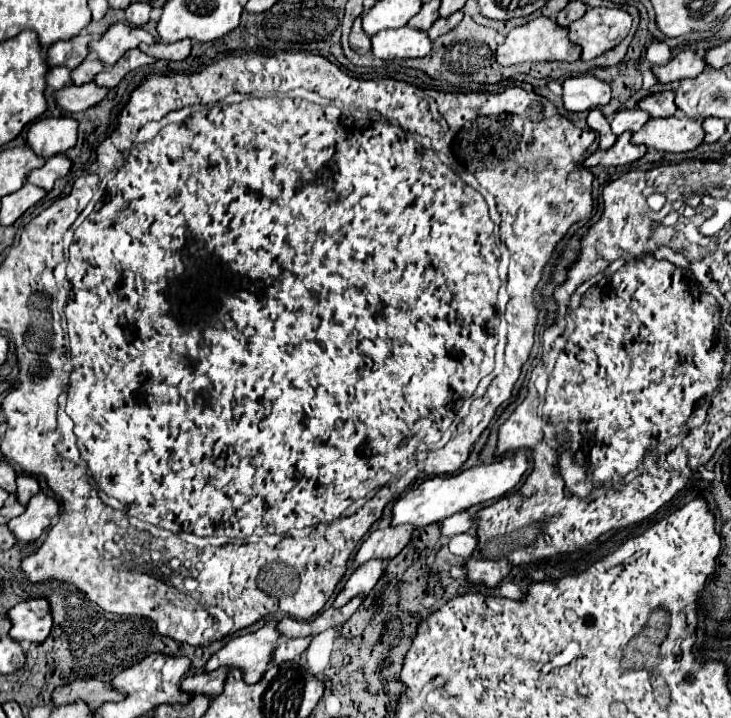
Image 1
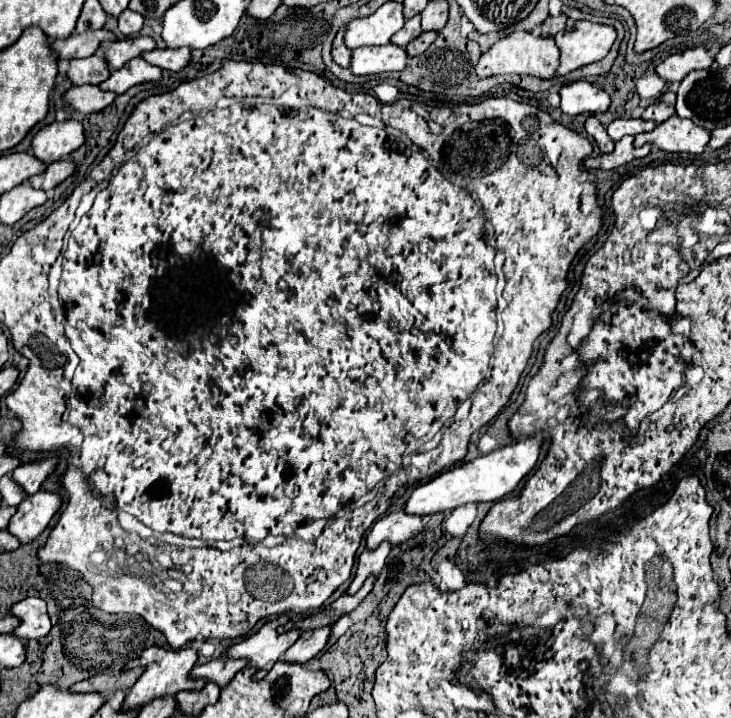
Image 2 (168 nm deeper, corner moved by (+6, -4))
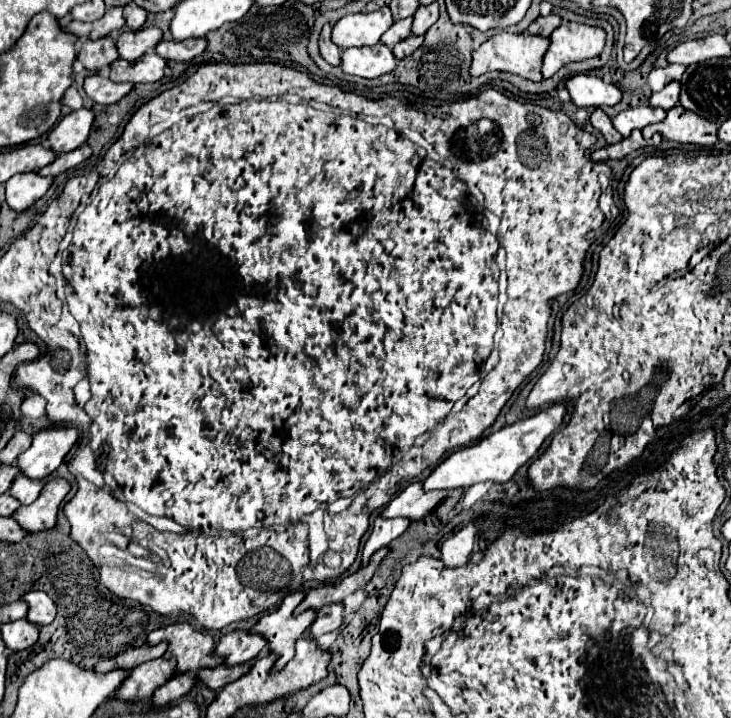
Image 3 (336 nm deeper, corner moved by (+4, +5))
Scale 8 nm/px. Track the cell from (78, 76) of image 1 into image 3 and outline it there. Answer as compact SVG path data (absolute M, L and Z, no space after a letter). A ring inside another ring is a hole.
M101 37L99 41L85 41L81 51L77 53L77 59L83 63L85 69L89 69L93 73L101 73L113 61L119 59L119 53L117 53L115 41L111 37Z

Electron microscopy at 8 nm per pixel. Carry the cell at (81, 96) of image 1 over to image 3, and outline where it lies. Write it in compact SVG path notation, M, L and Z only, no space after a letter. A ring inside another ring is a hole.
M89 75L85 77L85 93L99 105L113 105L121 97L125 97L131 91L131 83L113 83L109 77L103 75Z

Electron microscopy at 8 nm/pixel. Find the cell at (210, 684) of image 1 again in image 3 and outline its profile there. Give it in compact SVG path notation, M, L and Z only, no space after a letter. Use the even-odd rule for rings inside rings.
M233 631L221 637L221 641L215 647L215 655L223 657L227 667L233 667L253 661L265 645L267 641L263 641L263 637L255 637L249 631Z

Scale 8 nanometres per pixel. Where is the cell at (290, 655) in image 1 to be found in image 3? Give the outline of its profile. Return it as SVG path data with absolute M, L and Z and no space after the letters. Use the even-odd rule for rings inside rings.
M343 603L339 605L327 605L327 609L319 609L317 619L305 633L309 639L319 639L321 635L339 629L343 623Z

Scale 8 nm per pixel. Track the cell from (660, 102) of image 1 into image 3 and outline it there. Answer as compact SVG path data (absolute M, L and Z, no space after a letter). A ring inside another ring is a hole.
M673 81L669 85L665 85L663 91L659 93L653 93L651 99L649 99L649 105L651 107L661 107L665 111L669 111L673 105L679 103L679 83Z

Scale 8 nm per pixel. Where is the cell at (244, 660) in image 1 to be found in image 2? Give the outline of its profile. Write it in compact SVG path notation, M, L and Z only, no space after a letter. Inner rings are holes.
M271 620L253 636L231 646L227 650L227 656L229 658L245 658L251 666L257 668L255 678L261 680L273 668L273 664L281 658L281 654L285 654L285 650L297 642L299 634L301 632L297 628L279 632L279 622Z

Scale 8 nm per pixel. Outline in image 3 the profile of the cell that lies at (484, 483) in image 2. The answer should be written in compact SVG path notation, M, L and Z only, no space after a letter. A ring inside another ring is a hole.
M551 405L541 409L537 415L529 419L521 419L513 425L507 425L499 429L497 433L491 433L489 437L481 439L475 445L463 447L455 453L451 453L445 461L441 461L433 473L423 481L423 491L451 491L451 489L467 489L475 483L491 481L491 483L507 483L521 465L525 465L543 445L547 437L553 435L553 431L559 429L565 415L565 405Z

